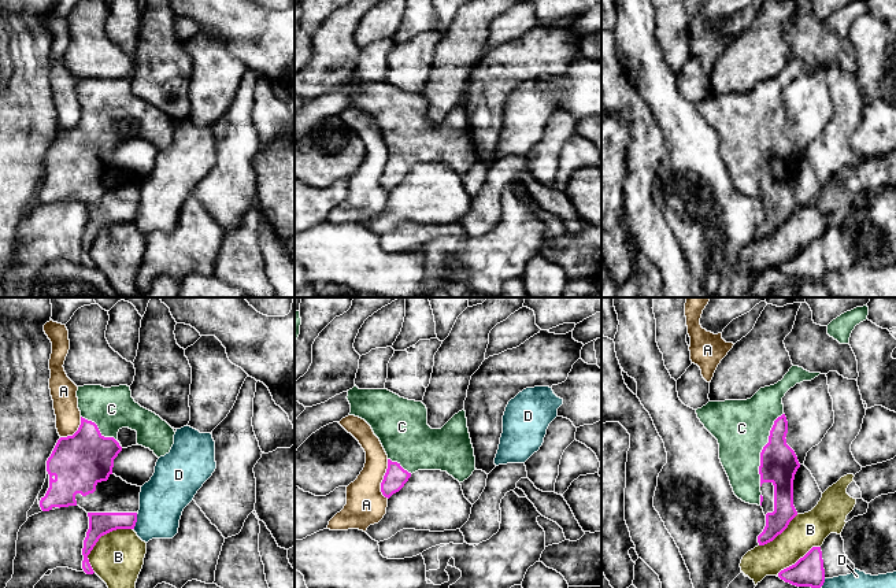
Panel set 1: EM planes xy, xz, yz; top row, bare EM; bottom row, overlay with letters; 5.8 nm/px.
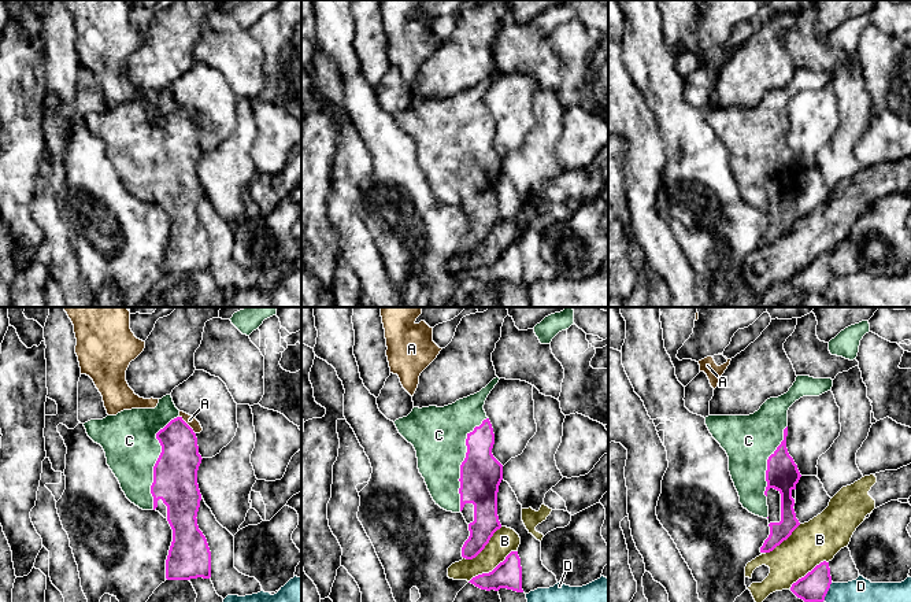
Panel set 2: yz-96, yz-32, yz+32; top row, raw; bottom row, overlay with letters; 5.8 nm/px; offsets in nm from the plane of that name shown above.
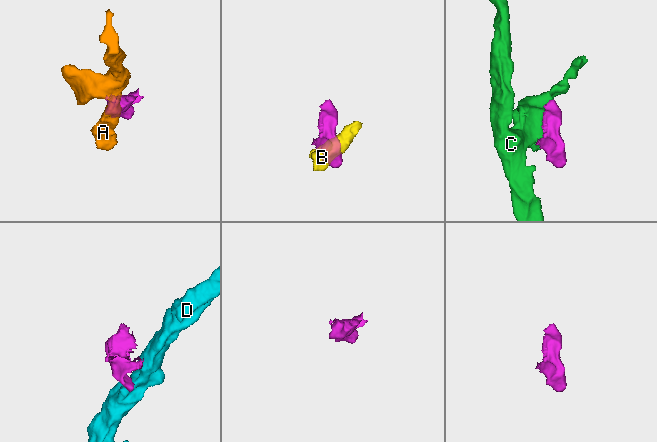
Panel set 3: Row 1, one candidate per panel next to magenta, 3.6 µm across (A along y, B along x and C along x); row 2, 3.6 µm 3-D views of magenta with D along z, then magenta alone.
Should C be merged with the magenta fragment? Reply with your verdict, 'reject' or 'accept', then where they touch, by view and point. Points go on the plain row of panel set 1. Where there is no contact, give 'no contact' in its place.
accept; contact yz (762, 143)

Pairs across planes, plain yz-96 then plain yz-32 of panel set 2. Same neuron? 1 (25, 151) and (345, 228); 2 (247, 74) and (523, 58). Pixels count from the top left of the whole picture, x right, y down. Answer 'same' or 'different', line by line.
1: different
2: same

